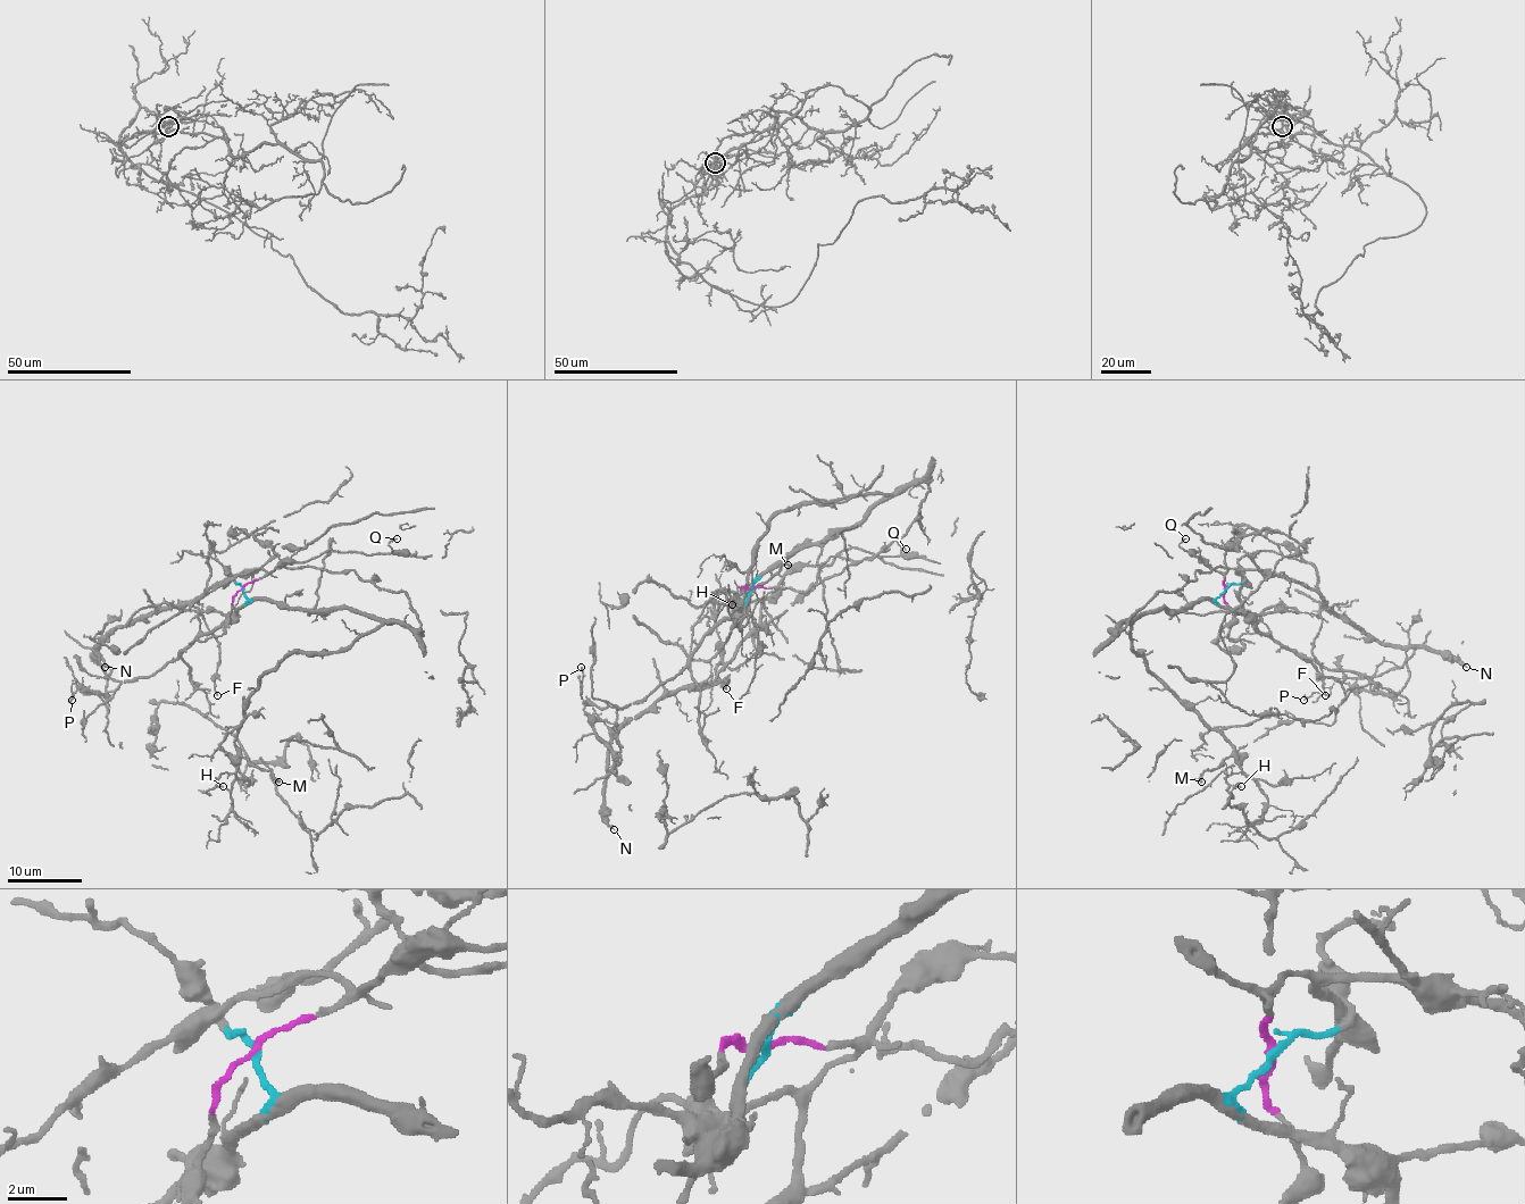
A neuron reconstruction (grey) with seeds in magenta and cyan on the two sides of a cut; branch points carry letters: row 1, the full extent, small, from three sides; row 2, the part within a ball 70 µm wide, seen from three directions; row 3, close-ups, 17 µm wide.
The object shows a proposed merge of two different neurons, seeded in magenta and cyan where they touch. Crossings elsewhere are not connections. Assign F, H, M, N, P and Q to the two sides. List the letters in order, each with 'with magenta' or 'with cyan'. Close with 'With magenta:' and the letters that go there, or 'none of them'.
F: with magenta
H: with cyan
M: with cyan
N: with magenta
P: with magenta
Q: with magenta
With magenta: F, N, P, Q

